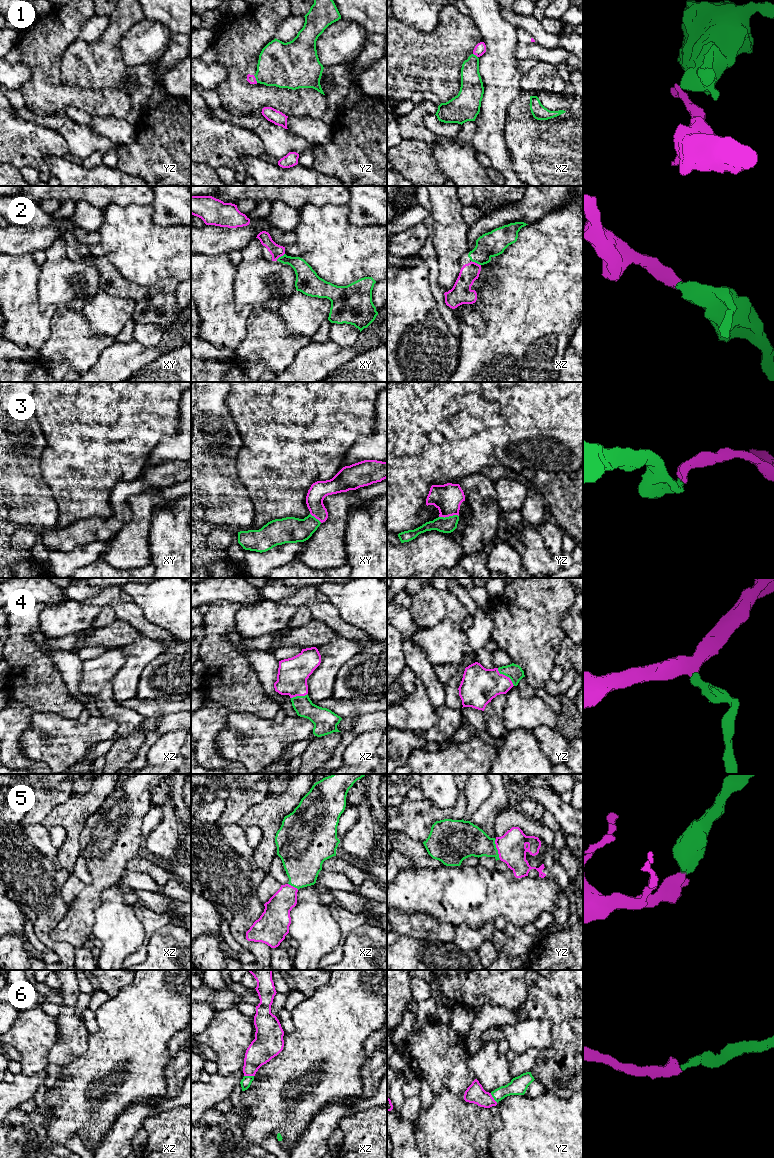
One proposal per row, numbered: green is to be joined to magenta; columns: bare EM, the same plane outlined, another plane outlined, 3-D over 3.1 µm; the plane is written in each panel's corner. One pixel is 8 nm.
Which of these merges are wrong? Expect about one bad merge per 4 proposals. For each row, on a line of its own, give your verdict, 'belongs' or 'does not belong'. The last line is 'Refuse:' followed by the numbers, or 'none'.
1: does not belong
2: belongs
3: belongs
4: belongs
5: belongs
6: belongs
Refuse: 1

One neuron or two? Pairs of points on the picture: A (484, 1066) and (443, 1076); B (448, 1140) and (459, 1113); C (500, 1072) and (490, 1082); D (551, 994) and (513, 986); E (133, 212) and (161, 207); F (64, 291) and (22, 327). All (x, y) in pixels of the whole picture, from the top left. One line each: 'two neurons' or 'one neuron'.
A: two neurons
B: one neuron
C: one neuron
D: two neurons
E: two neurons
F: two neurons

